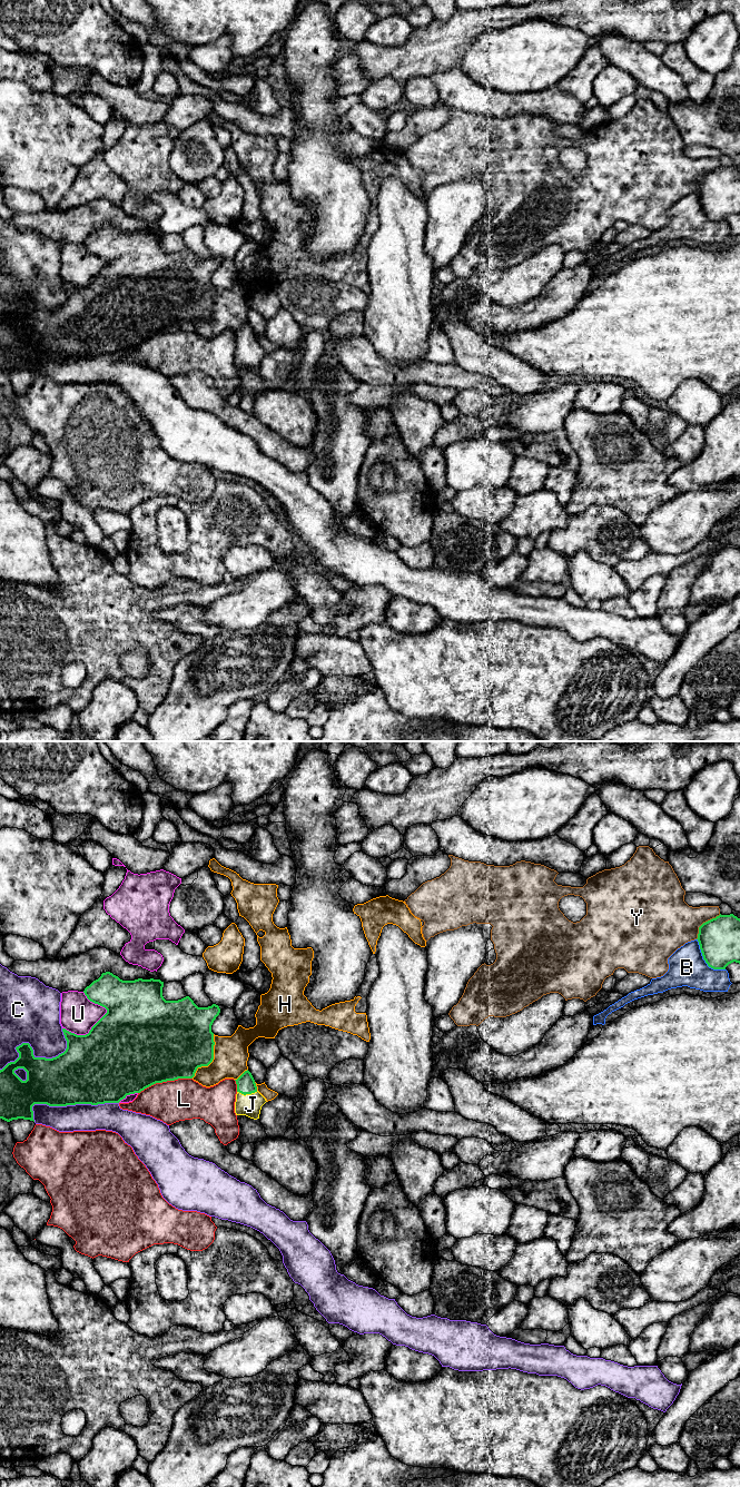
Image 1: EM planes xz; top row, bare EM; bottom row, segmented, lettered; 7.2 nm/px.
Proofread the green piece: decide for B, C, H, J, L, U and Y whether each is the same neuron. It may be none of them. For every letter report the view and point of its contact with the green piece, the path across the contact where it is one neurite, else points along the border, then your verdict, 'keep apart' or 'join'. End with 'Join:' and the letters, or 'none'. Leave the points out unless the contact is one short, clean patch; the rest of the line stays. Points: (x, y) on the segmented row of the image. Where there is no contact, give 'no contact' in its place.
B: contact xz (704, 959); keep apart
C: contact xz (33, 1055); keep apart
H: contact xz (213, 1059); keep apart
J: contact xz (247, 1093); way xz (246, 1084), (247, 1093), (250, 1104); join
L: contact xz (165, 1081); keep apart
U: contact xz (86, 1034); keep apart
Y: contact xz (703, 923); keep apart
Join: J

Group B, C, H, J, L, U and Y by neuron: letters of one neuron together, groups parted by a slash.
B / C / H / J / L / U / Y

